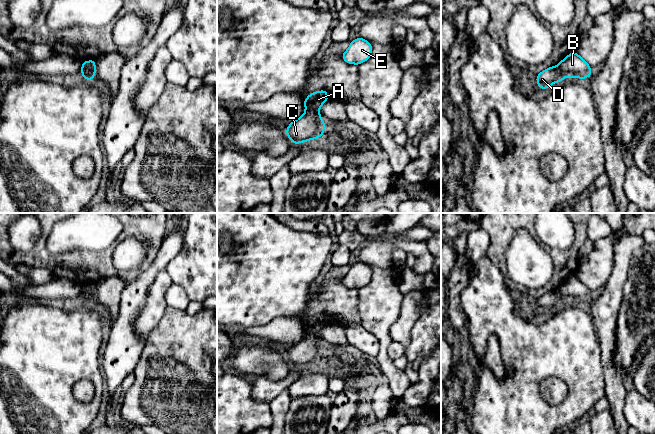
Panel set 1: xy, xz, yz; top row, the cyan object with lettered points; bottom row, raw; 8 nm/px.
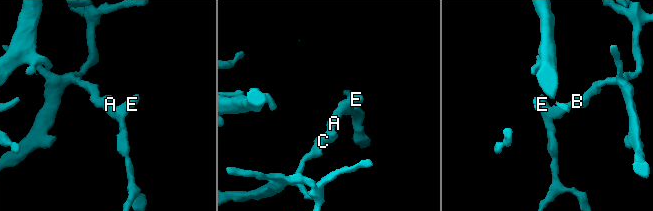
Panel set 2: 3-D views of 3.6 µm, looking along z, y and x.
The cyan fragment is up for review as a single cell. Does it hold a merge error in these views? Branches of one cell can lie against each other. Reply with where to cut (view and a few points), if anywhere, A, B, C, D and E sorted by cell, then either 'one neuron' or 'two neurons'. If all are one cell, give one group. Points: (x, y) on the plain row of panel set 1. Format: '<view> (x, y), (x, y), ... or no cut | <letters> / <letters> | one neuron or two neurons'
xy (94, 291), (82, 294) | A D E / B C | two neurons

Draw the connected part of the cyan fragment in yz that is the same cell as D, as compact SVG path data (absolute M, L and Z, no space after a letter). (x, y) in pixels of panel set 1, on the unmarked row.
M559 289L552 290L543 294L537 298L537 309L545 314L549 312L553 307L561 306L565 302L565 299Z

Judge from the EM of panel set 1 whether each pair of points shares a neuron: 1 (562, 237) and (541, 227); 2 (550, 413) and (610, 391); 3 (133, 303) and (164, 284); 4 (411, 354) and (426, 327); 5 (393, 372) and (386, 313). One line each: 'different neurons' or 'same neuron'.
1: same neuron
2: different neurons
3: different neurons
4: same neuron
5: same neuron

